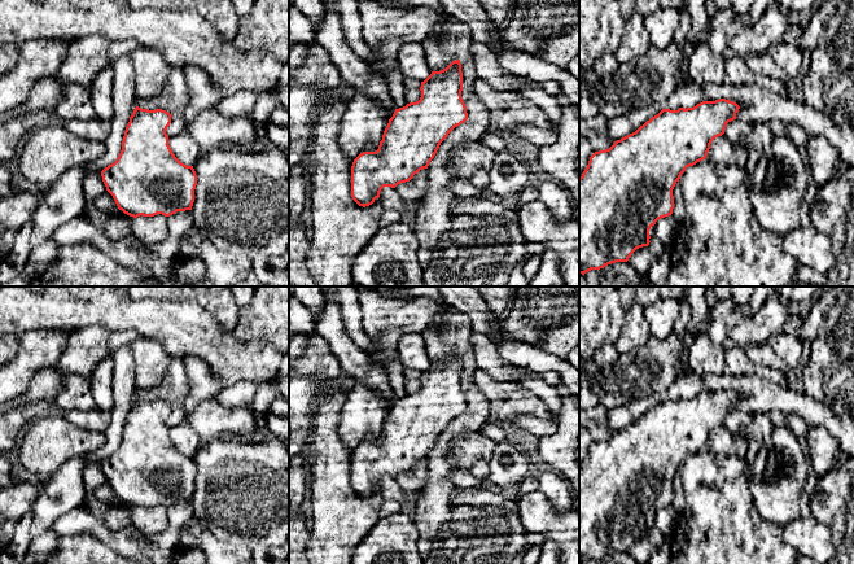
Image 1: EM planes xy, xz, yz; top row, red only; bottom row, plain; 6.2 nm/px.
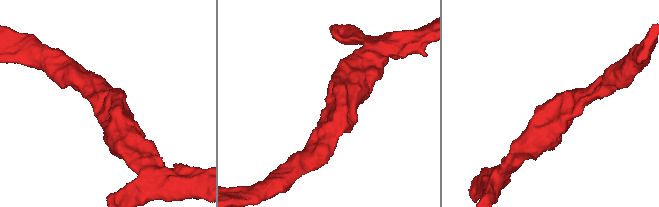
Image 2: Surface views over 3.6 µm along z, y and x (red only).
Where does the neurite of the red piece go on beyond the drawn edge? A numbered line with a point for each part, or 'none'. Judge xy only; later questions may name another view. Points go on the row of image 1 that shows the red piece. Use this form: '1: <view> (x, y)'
none

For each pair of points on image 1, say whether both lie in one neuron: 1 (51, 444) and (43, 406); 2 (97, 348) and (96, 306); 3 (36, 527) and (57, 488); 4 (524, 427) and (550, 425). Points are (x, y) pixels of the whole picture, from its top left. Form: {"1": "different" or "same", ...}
{"1": "different", "2": "different", "3": "same", "4": "same"}

